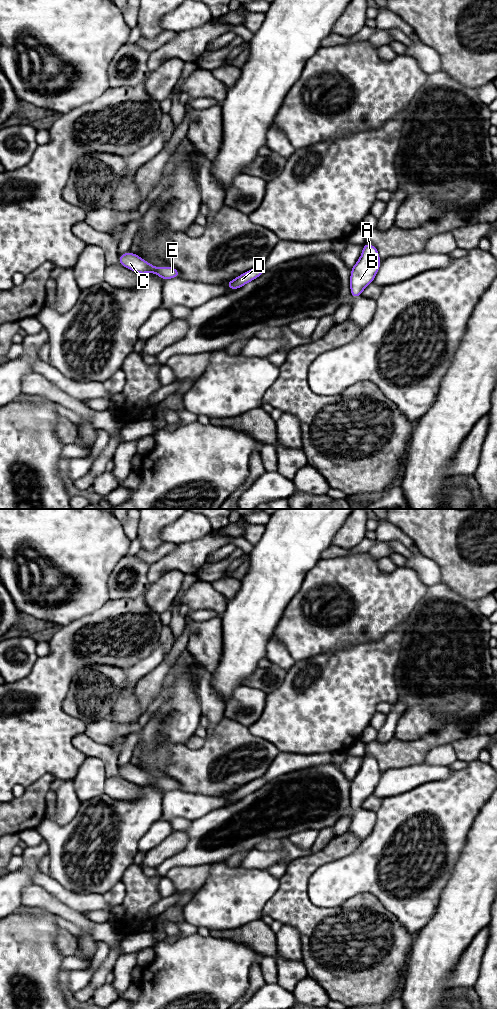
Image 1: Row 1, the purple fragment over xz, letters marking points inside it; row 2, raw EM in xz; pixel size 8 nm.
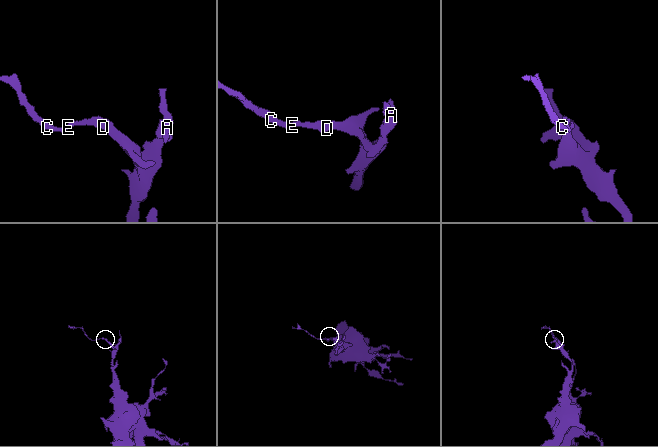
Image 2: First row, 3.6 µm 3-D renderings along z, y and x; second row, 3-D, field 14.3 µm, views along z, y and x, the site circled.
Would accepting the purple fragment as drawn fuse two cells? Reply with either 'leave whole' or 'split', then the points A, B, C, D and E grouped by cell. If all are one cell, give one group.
leave whole; groups A B C D E

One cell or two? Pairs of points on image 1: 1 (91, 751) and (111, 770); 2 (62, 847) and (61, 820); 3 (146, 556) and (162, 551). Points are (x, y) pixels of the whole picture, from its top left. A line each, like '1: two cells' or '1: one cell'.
1: one cell
2: two cells
3: one cell

